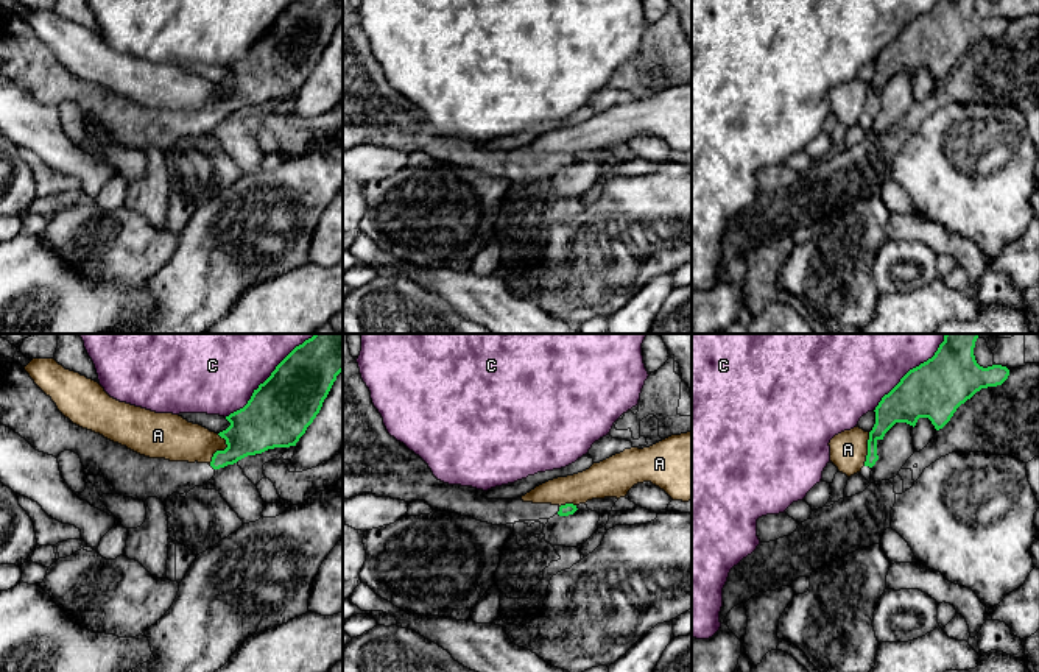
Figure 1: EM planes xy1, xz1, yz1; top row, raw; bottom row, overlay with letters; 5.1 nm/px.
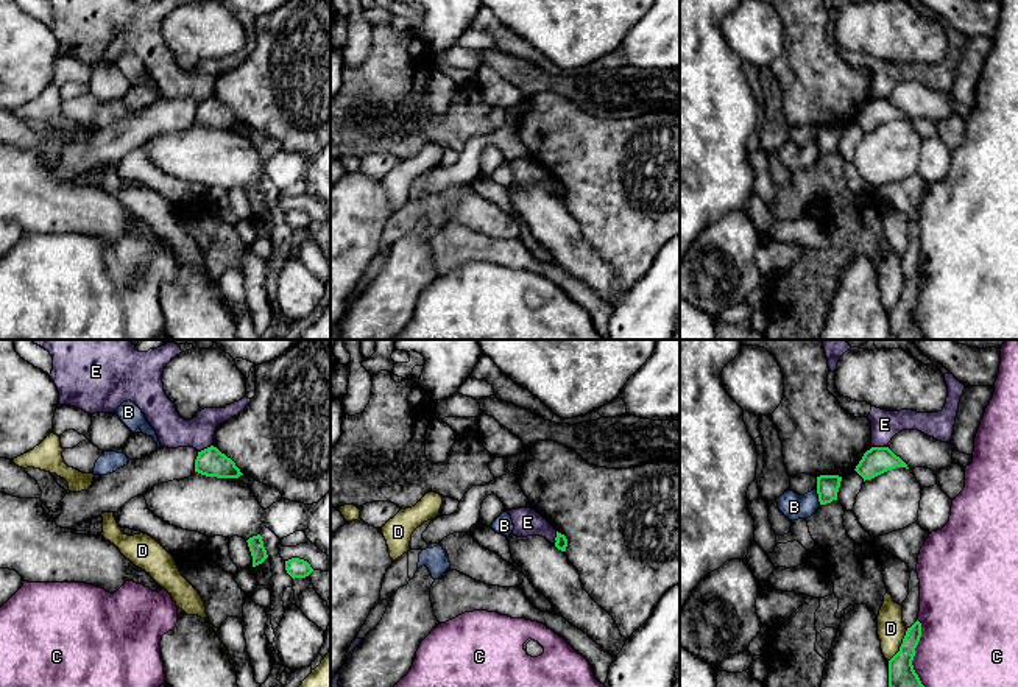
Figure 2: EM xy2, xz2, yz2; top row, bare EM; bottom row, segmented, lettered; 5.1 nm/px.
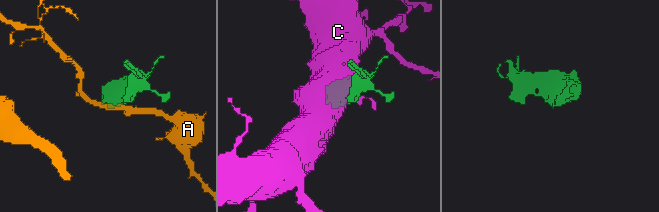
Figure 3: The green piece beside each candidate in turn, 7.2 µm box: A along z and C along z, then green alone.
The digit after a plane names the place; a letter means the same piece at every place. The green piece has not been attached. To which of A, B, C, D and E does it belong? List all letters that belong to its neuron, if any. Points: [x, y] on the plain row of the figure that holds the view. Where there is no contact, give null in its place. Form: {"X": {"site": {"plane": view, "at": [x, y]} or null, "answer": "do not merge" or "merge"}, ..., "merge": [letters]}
{"A": {"site": {"plane": "xy1", "at": [221, 102]}, "answer": "do not merge"}, "B": {"site": {"plane": "yz2", "at": [819, 148]}, "answer": "do not merge"}, "C": {"site": {"plane": "xy1", "at": [259, 38]}, "answer": "do not merge"}, "D": {"site": {"plane": "yz2", "at": [901, 296]}, "answer": "do not merge"}, "E": {"site": {"plane": "yz2", "at": [880, 98]}, "answer": "do not merge"}, "merge": []}

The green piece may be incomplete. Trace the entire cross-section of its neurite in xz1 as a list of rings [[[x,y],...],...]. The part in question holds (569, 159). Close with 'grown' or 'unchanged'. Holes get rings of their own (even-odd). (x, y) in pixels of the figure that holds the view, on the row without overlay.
[[[343,0],[343,150],[363,143],[425,151],[436,162],[458,164],[492,176],[569,167],[573,154],[533,154],[486,150],[483,140],[438,131],[428,115],[391,87],[374,58],[350,0]]]; grown

